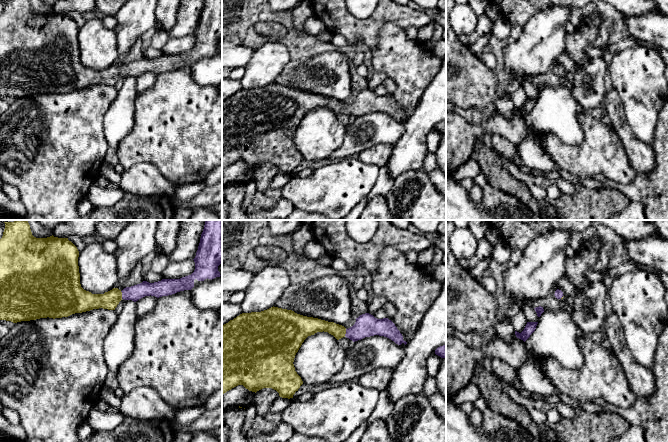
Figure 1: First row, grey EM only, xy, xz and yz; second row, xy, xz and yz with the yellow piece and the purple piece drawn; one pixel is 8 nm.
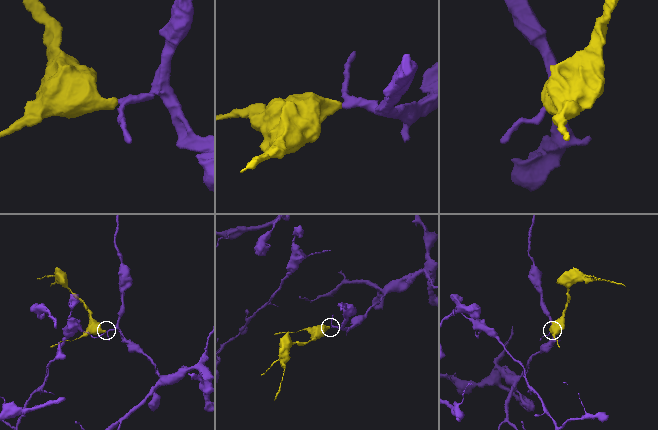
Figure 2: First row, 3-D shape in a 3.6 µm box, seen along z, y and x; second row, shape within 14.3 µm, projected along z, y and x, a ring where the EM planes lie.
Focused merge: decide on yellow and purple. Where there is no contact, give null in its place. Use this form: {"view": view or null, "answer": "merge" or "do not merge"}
{"view": "xy", "answer": "merge"}

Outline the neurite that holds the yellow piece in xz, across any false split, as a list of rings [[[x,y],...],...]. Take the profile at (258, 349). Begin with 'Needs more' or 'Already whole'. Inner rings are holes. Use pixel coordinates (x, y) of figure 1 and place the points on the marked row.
Needs more. [[[274,306],[261,312],[242,313],[222,325],[222,395],[238,385],[243,385],[255,393],[263,388],[272,388],[282,398],[293,398],[303,384],[293,364],[295,355],[308,336],[323,331],[337,340],[346,336],[355,342],[379,335],[398,345],[407,344],[391,320],[377,319],[369,313],[356,318],[355,324],[348,329],[334,322],[303,316]]]

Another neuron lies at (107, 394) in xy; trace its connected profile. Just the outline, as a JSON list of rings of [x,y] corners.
[[[104,387],[101,390],[100,398],[105,400],[108,403],[110,408],[111,407],[112,408],[119,408],[121,405],[121,399],[116,396],[115,391],[112,391],[108,387]]]

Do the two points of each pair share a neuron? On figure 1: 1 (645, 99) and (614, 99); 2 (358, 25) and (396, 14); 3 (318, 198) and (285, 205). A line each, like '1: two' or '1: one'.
1: two
2: one
3: two

